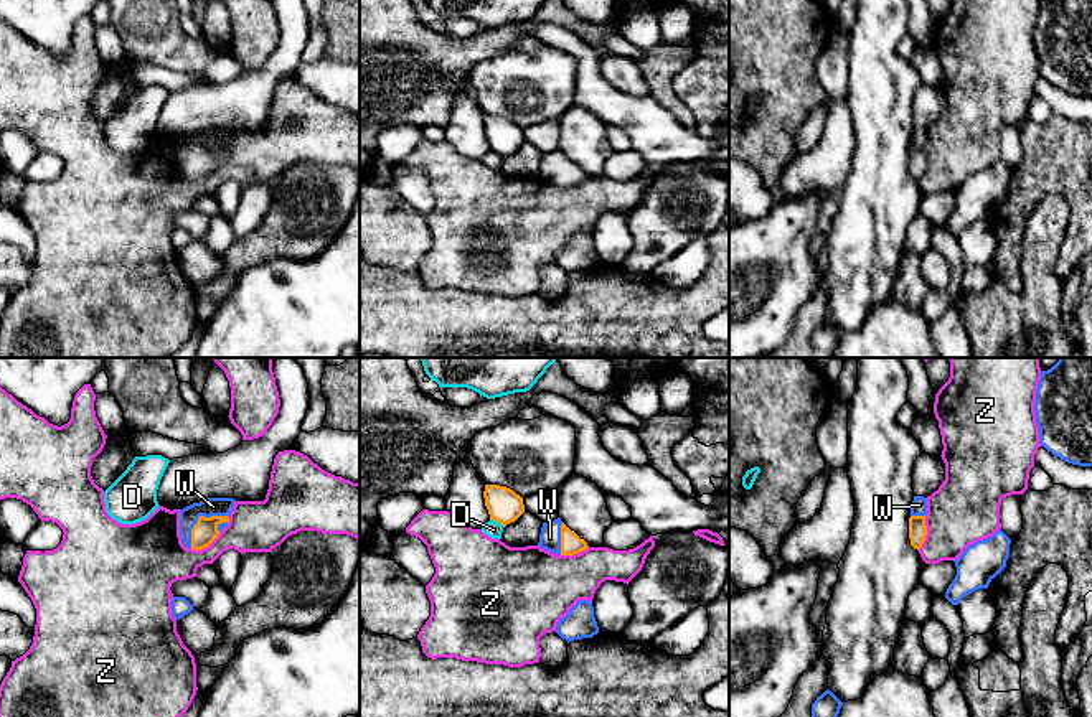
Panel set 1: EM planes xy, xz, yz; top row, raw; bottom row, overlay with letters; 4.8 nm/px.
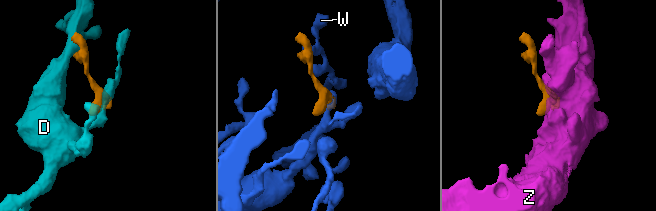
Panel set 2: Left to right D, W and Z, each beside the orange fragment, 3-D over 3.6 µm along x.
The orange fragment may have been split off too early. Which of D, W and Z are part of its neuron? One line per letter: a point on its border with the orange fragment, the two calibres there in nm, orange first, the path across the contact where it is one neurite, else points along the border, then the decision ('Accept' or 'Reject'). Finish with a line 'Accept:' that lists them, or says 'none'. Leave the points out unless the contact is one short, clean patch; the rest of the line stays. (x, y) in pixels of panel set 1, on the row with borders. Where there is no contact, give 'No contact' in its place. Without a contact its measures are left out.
D: Touches orange at xz (497, 521). Thickness 170 nm (orange) against 90 nm. Reject
W: Touches orange at xy (198, 518). Thickness 120 nm (orange) against 100 nm. Path across: xy (205, 531), (198, 518), (213, 506). Accept
Z: Touches orange at yz (926, 533). Thickness 90 nm (orange) against 340 nm. Reject
Accept: W

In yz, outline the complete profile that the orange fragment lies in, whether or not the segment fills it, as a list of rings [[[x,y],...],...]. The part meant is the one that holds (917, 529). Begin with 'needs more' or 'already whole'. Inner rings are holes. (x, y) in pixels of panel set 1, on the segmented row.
needs more; [[[914,496],[909,518],[909,539],[911,546],[917,551],[922,547],[927,536],[925,513],[927,513],[927,498]]]

